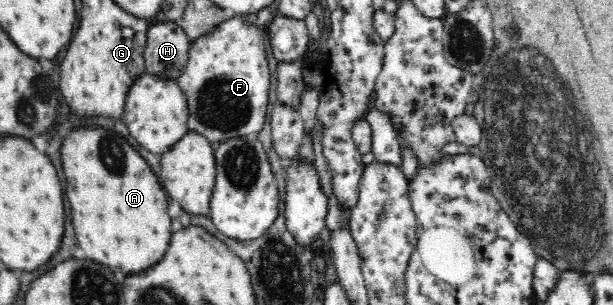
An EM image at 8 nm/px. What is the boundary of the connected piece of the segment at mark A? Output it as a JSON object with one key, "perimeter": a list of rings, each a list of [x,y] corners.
{"perimeter":[[[78,129],[64,141],[62,161],[72,223],[86,257],[124,275],[156,265],[166,255],[172,237],[169,196],[141,155],[116,133]]]}

